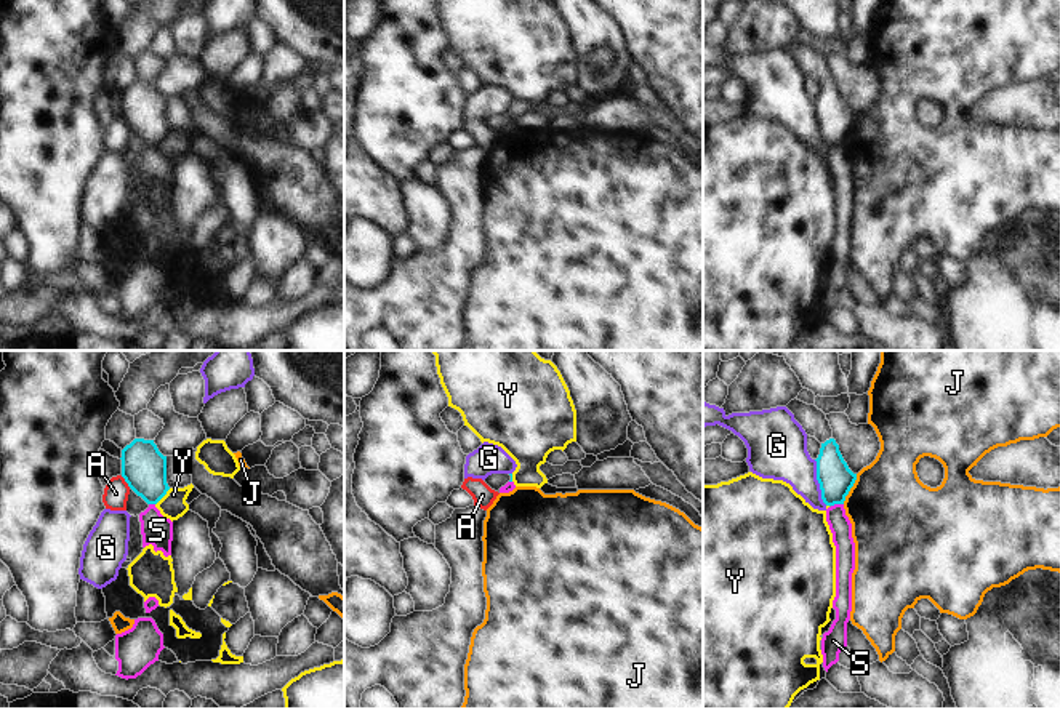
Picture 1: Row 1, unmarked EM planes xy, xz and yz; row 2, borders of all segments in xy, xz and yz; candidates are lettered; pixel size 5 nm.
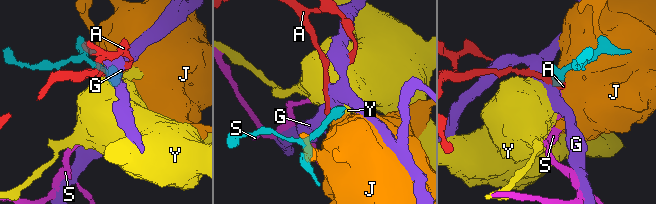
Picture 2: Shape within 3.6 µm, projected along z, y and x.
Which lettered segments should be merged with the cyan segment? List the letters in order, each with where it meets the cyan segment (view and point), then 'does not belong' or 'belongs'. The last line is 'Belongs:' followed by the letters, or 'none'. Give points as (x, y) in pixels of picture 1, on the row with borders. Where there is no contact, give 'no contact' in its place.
A: meets cyan in xy at (125, 480); does not belong
G: meets cyan in yz at (819, 482); does not belong
J: meets cyan in yz at (851, 487); does not belong
S: meets cyan in yz at (836, 503); does not belong
Y: meets cyan in xy at (164, 495); does not belong
Belongs: none

